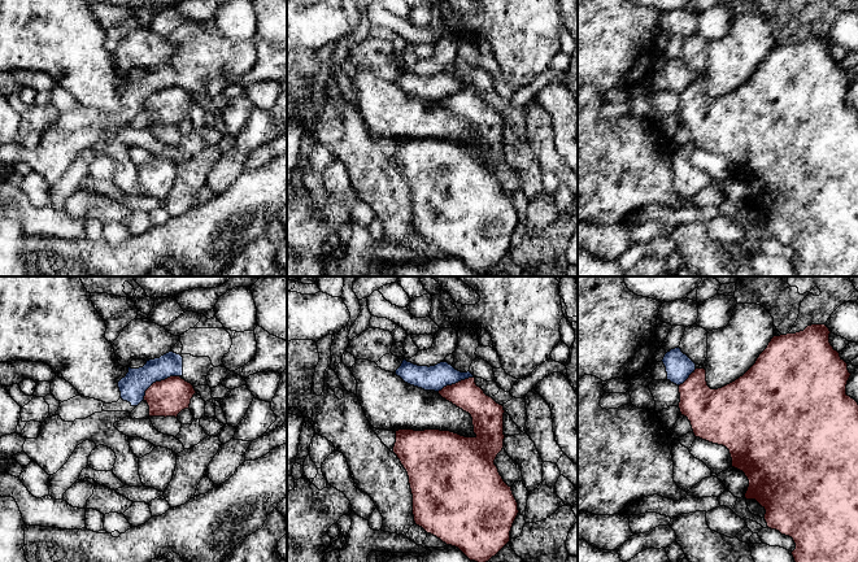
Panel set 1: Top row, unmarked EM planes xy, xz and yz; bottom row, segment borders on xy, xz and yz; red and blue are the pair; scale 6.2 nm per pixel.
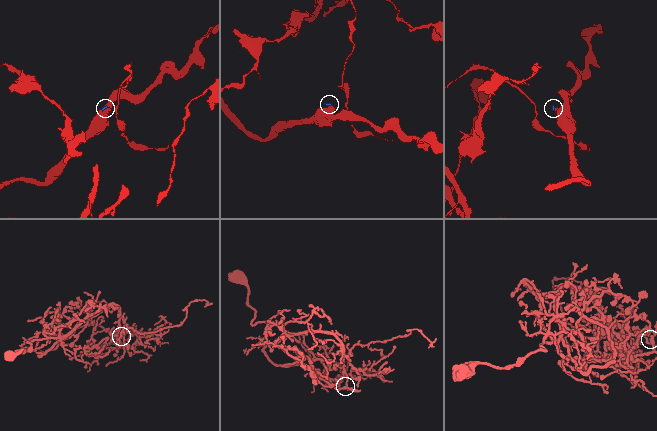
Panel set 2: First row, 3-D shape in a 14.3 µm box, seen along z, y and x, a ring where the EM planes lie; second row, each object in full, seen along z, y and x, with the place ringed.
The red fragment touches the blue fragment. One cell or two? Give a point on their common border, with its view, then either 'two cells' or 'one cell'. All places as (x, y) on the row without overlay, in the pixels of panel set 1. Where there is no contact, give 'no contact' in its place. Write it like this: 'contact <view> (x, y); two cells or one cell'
contact xy (159, 91); two cells

